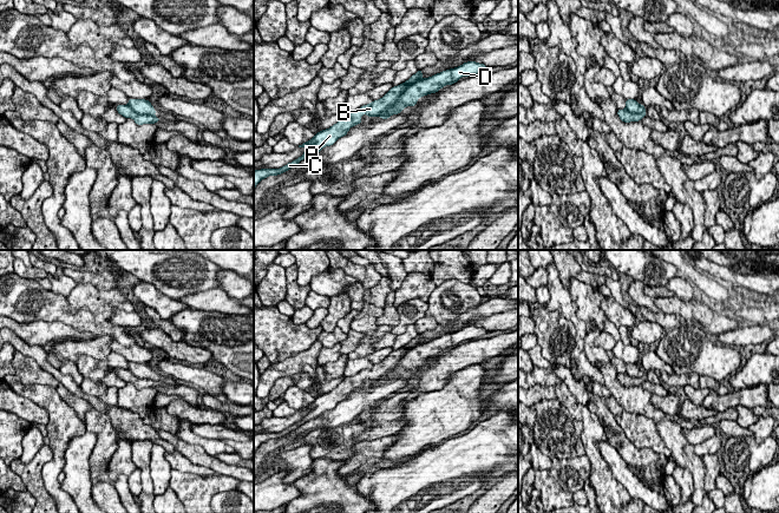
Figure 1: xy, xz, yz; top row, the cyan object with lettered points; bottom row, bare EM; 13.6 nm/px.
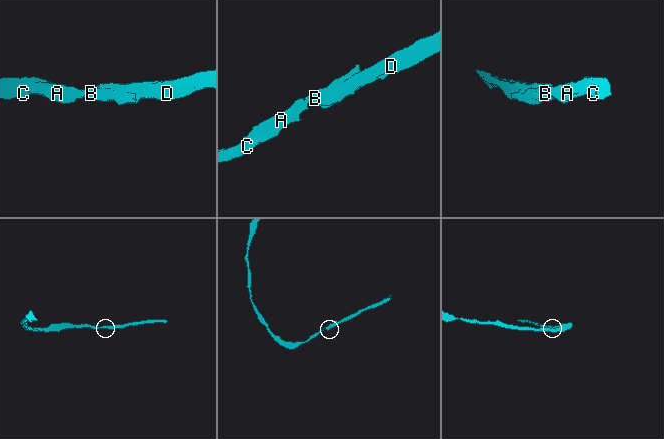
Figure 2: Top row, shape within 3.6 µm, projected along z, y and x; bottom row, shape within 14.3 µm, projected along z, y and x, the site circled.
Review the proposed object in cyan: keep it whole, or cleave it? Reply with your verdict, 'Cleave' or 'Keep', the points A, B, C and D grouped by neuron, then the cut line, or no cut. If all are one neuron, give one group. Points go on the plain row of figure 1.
Cleave. Groups: A B C / D. Split along xz (423, 342), (411, 348), (390, 372), (379, 377)

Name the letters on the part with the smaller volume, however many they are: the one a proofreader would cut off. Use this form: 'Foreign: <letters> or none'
Foreign: D

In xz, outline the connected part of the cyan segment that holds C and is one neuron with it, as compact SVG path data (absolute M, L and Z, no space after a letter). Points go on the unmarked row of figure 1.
M419 334L415 338L413 338L408 344L405 347L392 351L382 362L378 364L373 364L371 368L364 369L359 373L358 376L349 376L345 377L345 380L333 390L329 393L322 394L318 396L310 405L299 409L299 412L306 412L307 414L303 416L301 421L288 427L287 429L280 433L261 433L254 435L254 453L256 449L263 443L269 440L277 440L282 439L283 436L290 434L293 430L299 428L301 425L319 417L323 412L332 410L335 406L346 400L348 394L358 388L360 388L361 380L366 379L368 381L380 381L382 383L387 383L388 381L382 380L382 376L386 376L391 373L398 362L405 356L411 349L414 347L423 344L421 341L423 335Z

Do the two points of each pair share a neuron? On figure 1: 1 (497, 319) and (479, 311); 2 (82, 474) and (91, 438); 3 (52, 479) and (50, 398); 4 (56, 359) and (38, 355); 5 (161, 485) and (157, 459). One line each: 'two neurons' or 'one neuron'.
1: two neurons
2: one neuron
3: one neuron
4: two neurons
5: one neuron

